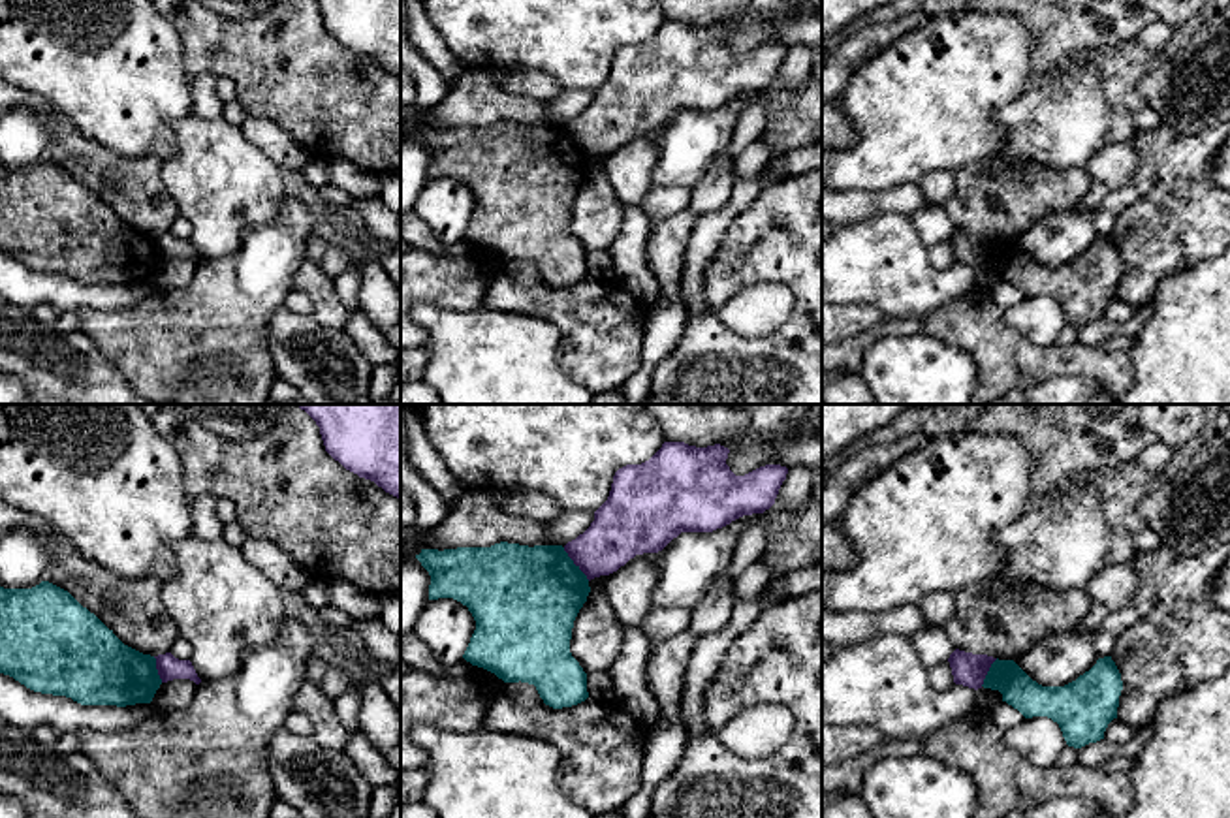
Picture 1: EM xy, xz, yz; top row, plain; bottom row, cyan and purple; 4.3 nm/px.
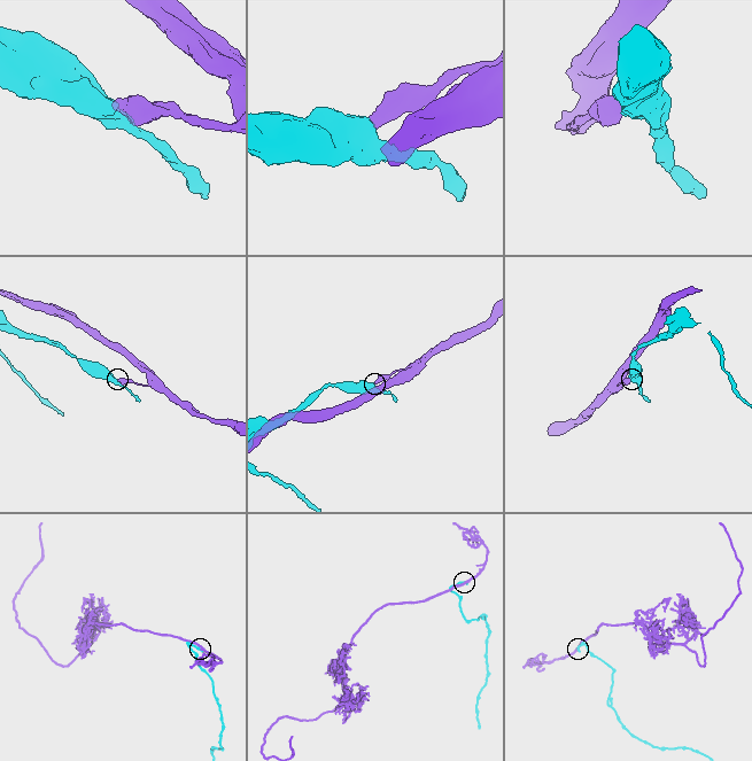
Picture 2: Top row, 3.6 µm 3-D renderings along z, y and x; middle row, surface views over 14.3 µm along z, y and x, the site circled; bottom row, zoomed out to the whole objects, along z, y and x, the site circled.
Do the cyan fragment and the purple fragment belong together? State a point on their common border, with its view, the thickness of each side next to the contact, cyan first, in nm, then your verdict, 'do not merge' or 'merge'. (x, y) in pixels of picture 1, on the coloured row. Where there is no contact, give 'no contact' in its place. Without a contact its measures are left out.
contact xz (574, 565); calibres 440 and 240 nm; do not merge

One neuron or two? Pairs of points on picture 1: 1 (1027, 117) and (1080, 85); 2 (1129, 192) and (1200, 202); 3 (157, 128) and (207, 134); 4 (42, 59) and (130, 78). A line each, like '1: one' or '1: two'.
1: one
2: two
3: two
4: one

